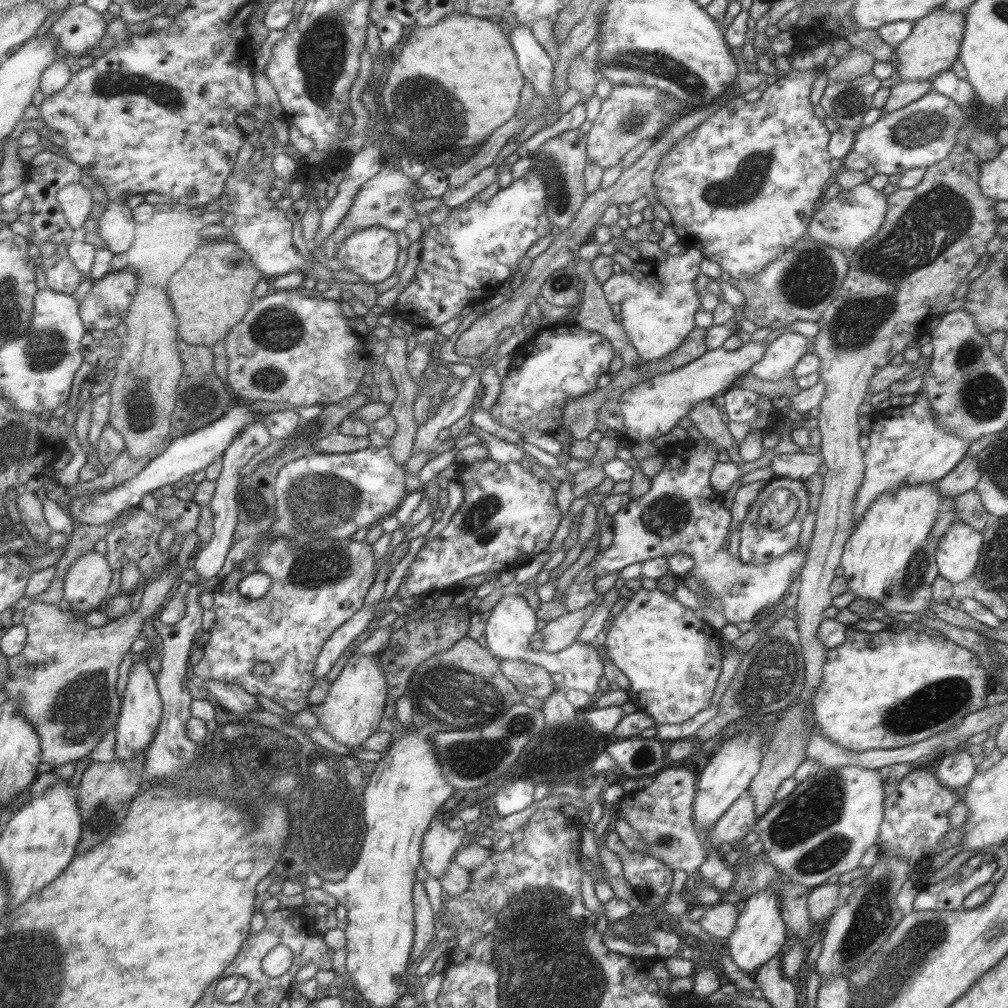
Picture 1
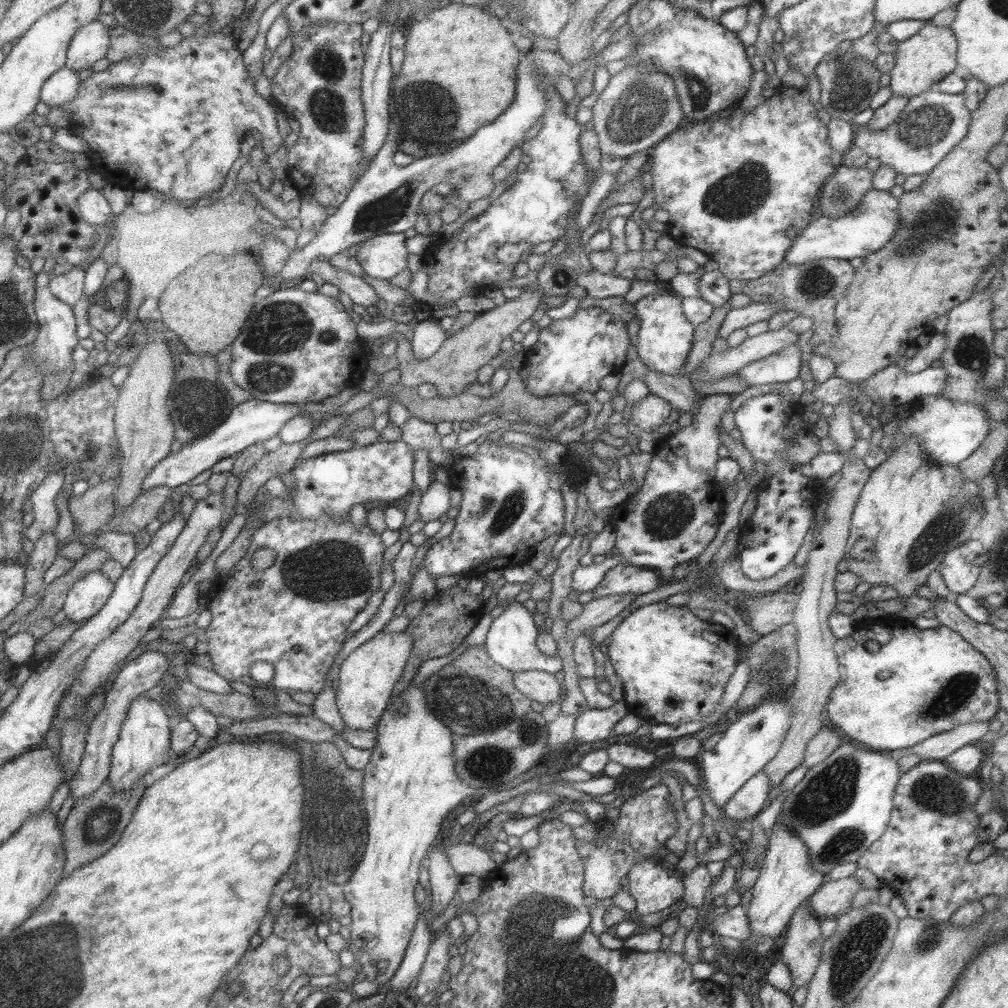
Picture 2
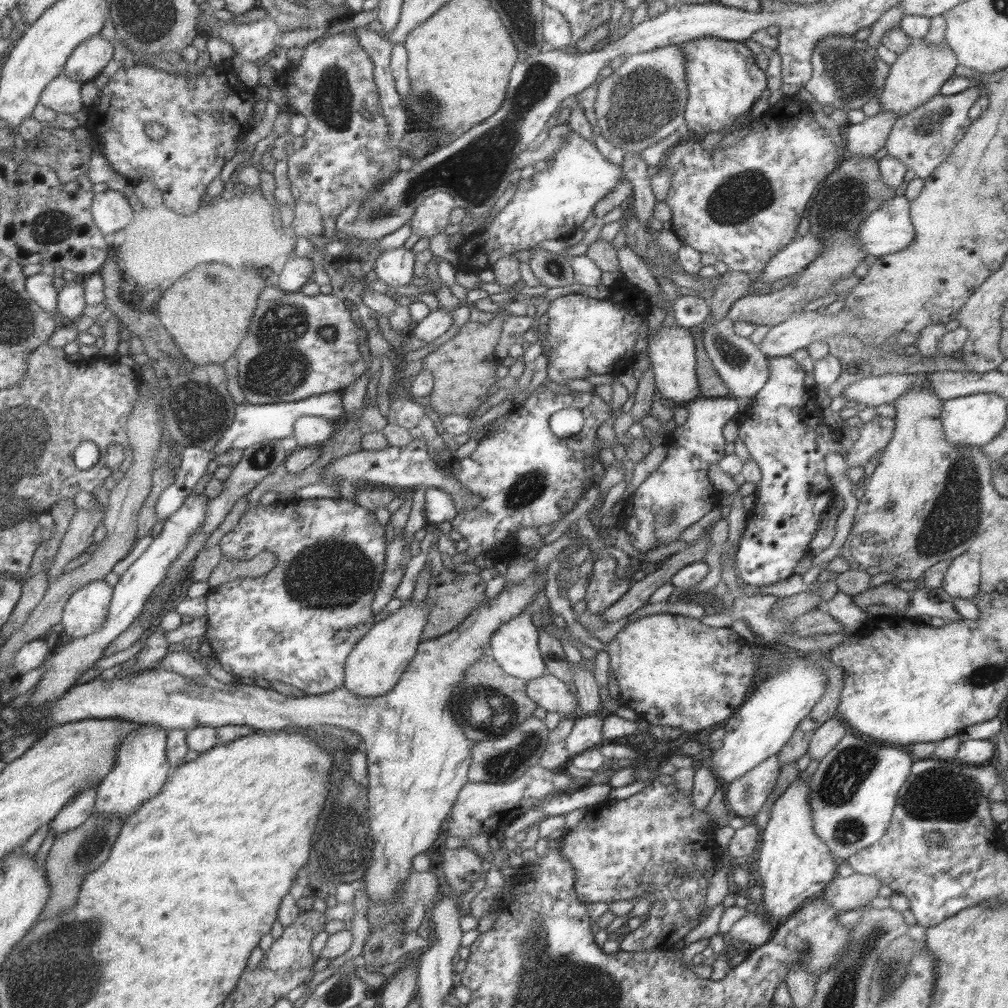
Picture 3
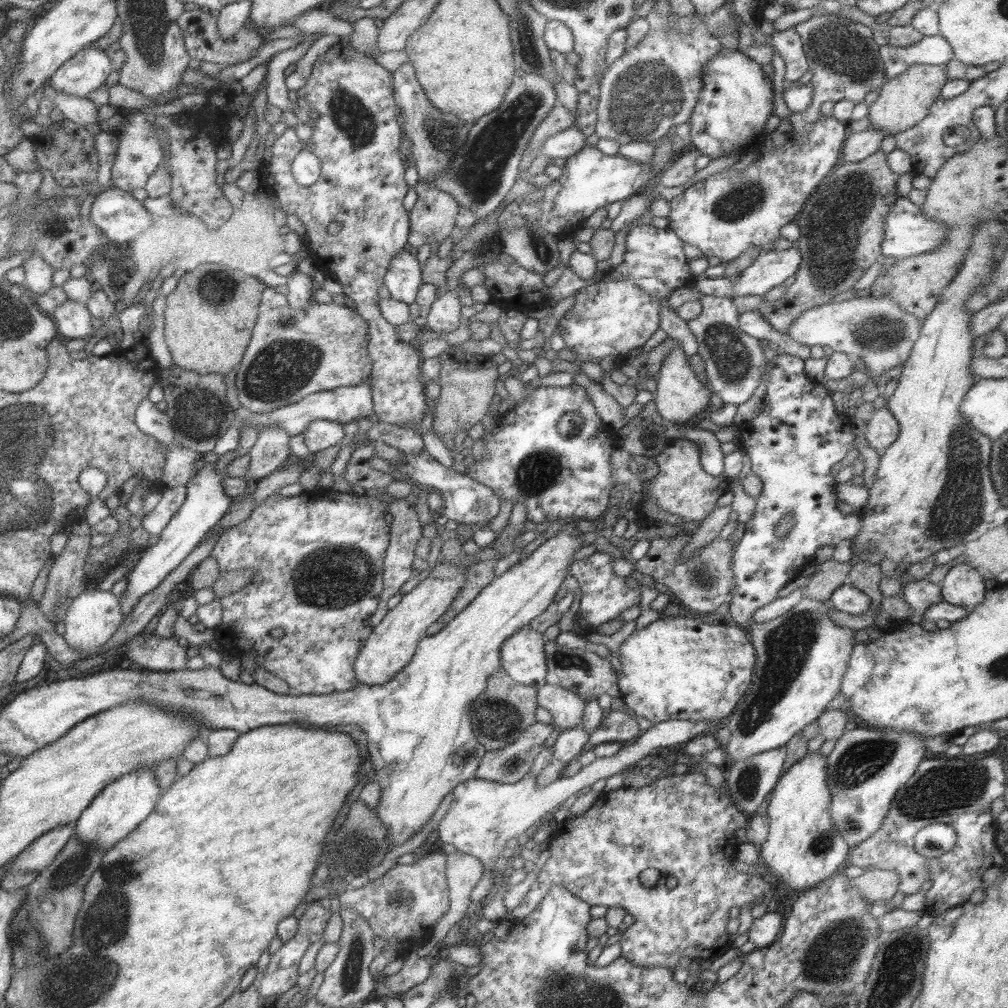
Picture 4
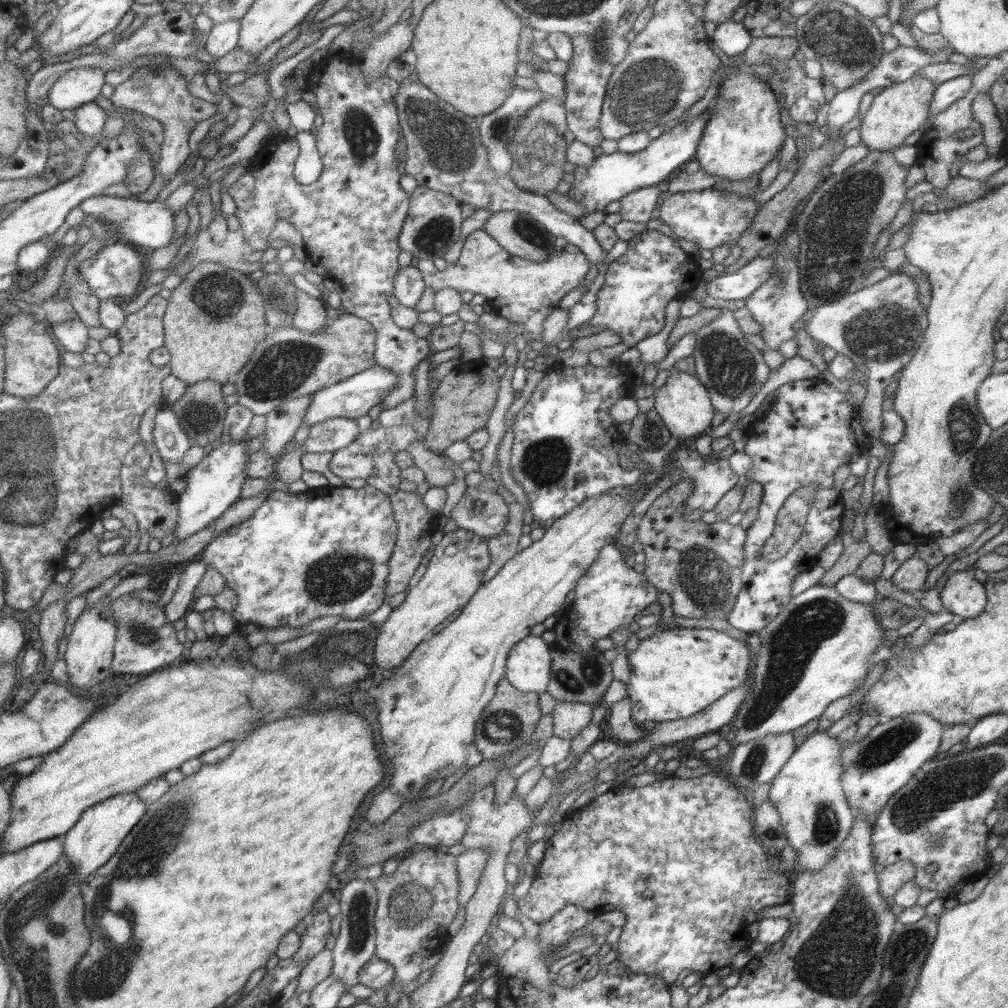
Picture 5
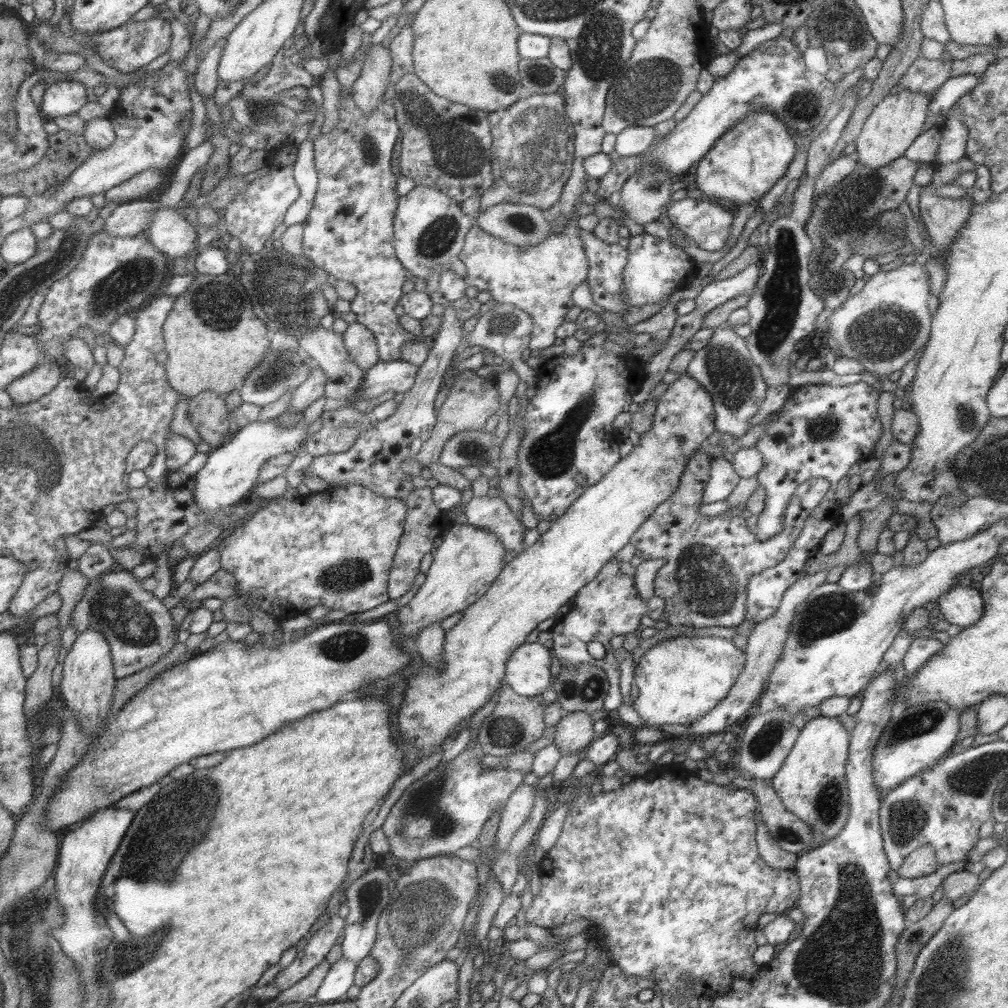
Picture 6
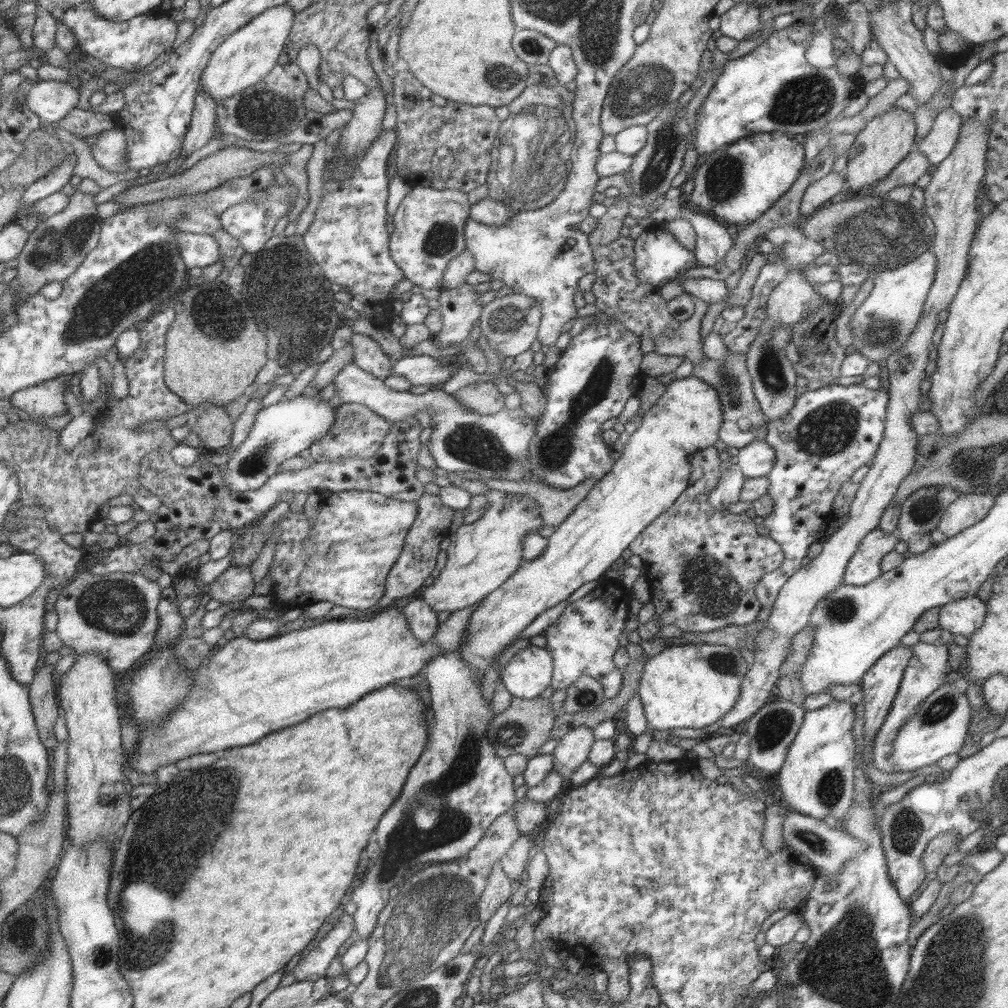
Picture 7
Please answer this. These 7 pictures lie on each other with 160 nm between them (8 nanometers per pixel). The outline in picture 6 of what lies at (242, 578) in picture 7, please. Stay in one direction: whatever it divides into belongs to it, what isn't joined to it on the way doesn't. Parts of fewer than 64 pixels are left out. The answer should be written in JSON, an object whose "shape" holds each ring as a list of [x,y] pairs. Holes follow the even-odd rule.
{"shape":[[[223,568],[217,570],[205,582],[198,586],[179,602],[170,612],[173,621],[172,627],[175,633],[179,630],[179,624],[188,612],[202,607],[201,601],[207,598],[217,598],[223,601],[230,597],[237,597],[237,584],[235,578],[232,578],[229,572],[225,572]]]}

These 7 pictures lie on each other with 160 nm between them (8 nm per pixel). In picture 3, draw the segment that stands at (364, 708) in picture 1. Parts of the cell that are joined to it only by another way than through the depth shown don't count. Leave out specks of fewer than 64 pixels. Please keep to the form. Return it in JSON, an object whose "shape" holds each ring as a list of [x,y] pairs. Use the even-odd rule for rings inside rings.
{"shape":[[[405,602],[396,612],[383,620],[375,621],[367,634],[355,643],[344,663],[343,688],[350,690],[356,697],[371,698],[381,696],[401,678],[416,653],[417,645],[422,640],[421,632],[427,622],[429,606],[421,602]]]}

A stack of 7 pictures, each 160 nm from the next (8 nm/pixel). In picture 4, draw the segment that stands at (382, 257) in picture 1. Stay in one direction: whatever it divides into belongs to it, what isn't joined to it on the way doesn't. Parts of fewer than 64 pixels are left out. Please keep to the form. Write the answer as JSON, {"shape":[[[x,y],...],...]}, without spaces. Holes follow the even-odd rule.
{"shape":[[[401,251],[391,258],[384,276],[384,286],[391,299],[410,305],[421,283],[421,266],[416,255]]]}

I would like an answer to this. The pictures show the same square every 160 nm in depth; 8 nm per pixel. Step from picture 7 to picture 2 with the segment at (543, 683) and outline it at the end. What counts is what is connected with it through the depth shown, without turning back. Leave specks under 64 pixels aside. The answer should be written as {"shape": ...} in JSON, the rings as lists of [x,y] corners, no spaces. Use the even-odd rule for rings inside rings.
{"shape":[[[513,602],[505,608],[499,616],[493,618],[486,632],[484,647],[487,656],[495,665],[511,673],[525,671],[542,671],[553,674],[562,670],[561,659],[554,654],[545,656],[536,645],[539,633],[538,619],[536,615],[527,612],[519,602]]]}

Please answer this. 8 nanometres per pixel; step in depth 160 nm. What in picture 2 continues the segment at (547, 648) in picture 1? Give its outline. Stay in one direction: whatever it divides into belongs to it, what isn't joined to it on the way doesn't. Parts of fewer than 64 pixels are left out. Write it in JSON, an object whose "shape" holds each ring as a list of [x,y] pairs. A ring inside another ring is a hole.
{"shape":[[[626,593],[591,600],[581,606],[581,615],[567,623],[566,637],[574,640],[583,630],[597,628],[627,608],[640,594]]]}

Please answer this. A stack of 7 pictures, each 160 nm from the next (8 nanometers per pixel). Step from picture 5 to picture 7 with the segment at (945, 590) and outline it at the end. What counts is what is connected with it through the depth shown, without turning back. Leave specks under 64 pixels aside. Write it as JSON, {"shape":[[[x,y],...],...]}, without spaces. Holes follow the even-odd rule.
{"shape":[[[977,596],[965,597],[939,607],[938,627],[969,637],[983,624],[985,615],[985,603]]]}

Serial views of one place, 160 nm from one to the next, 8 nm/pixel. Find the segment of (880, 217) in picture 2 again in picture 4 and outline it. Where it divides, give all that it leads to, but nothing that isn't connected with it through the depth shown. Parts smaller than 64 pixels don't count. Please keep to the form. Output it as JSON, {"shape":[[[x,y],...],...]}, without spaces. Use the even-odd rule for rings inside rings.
{"shape":[[[898,197],[885,217],[883,240],[880,244],[880,252],[885,257],[893,257],[896,260],[915,258],[920,254],[929,252],[939,246],[948,235],[948,228],[943,223],[938,223],[920,209],[913,205],[906,197]],[[795,246],[779,251],[763,251],[753,259],[753,262],[747,268],[739,271],[737,278],[728,279],[723,276],[719,278],[708,278],[701,273],[694,275],[694,288],[707,296],[725,297],[728,299],[747,294],[762,296],[767,290],[773,288],[773,286],[780,285],[787,280],[788,276],[795,274],[799,261],[800,252],[796,250]]]}

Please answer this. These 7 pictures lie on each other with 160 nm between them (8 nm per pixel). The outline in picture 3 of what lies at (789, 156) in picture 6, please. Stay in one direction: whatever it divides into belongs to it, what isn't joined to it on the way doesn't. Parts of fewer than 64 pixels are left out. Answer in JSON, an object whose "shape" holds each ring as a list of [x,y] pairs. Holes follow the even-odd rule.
{"shape":[[[696,38],[679,45],[685,58],[685,84],[687,84],[687,101],[683,111],[683,132],[691,136],[705,136],[709,133],[725,130],[751,111],[751,107],[766,89],[763,70],[755,64],[755,58],[744,42],[719,40],[718,38]]]}

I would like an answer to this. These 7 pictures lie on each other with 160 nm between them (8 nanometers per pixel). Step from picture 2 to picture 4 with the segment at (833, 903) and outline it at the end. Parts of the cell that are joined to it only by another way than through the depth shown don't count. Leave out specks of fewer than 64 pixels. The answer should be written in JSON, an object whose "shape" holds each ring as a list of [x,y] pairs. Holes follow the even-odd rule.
{"shape":[[[868,870],[851,878],[849,886],[867,902],[877,904],[896,893],[900,876],[894,870]]]}

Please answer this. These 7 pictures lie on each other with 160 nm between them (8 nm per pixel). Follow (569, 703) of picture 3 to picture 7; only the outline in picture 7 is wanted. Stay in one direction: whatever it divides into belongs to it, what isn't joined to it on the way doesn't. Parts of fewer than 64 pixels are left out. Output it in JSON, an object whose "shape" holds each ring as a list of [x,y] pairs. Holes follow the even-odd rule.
{"shape":[[[578,726],[568,730],[552,750],[552,771],[562,778],[562,786],[569,784],[574,770],[588,760],[588,752],[594,741],[591,728]]]}

